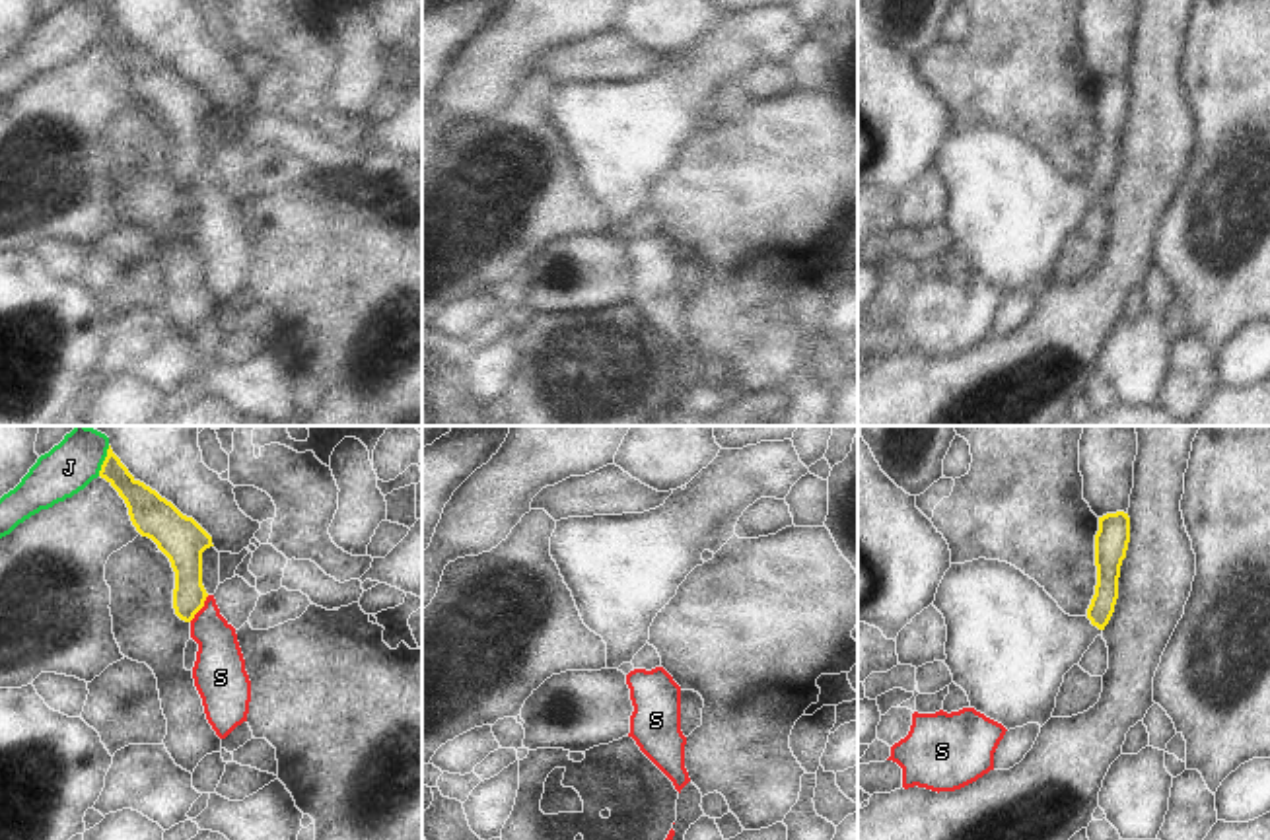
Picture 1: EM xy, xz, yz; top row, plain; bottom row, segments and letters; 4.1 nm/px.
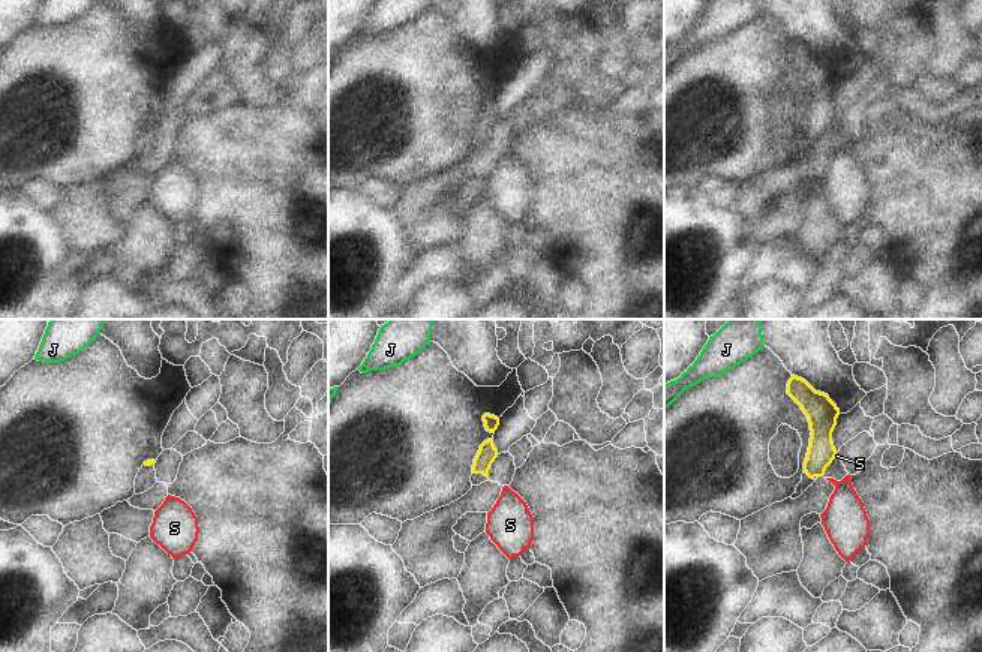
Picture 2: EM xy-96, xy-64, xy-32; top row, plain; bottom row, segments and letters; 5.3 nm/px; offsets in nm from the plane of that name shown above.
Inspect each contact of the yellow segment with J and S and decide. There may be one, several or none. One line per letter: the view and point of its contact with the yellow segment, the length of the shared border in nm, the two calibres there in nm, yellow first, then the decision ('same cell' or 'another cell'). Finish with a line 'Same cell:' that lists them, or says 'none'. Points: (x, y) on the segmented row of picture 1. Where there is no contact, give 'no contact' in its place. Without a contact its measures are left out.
J: contact xy (104, 461); length 140 nm; calibres 140 and 220 nm; another cell
S: contact xy (201, 607); length 140 nm; calibres 150 and 200 nm; another cell
Same cell: none

